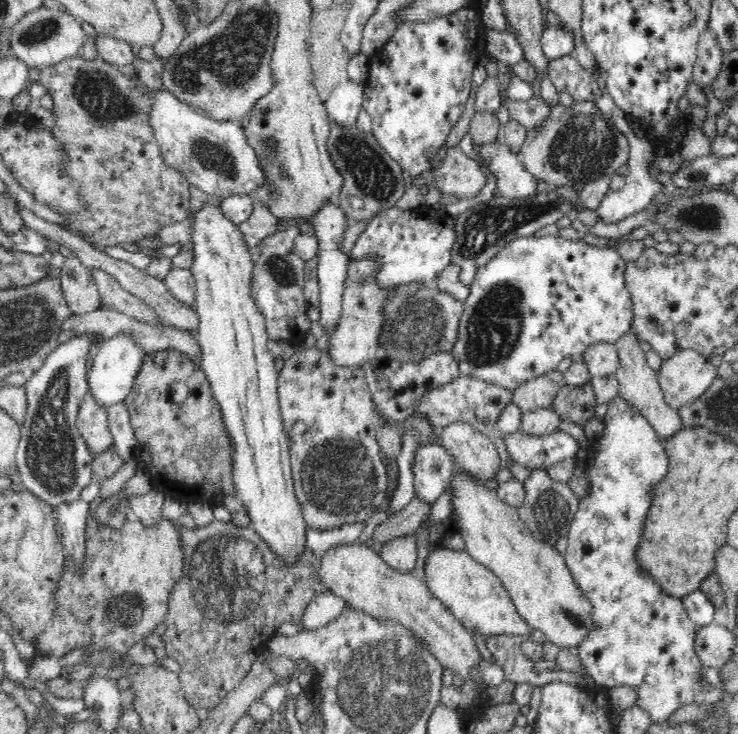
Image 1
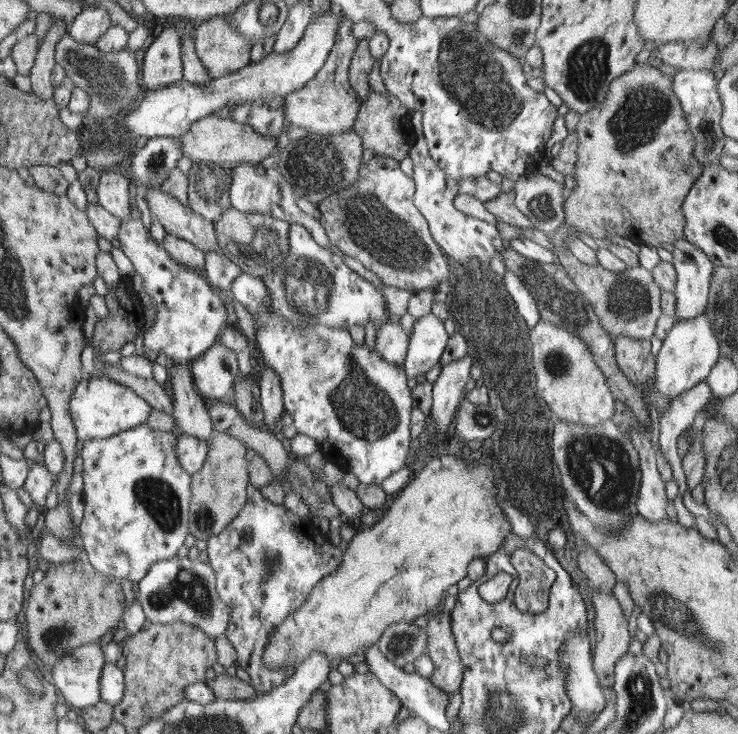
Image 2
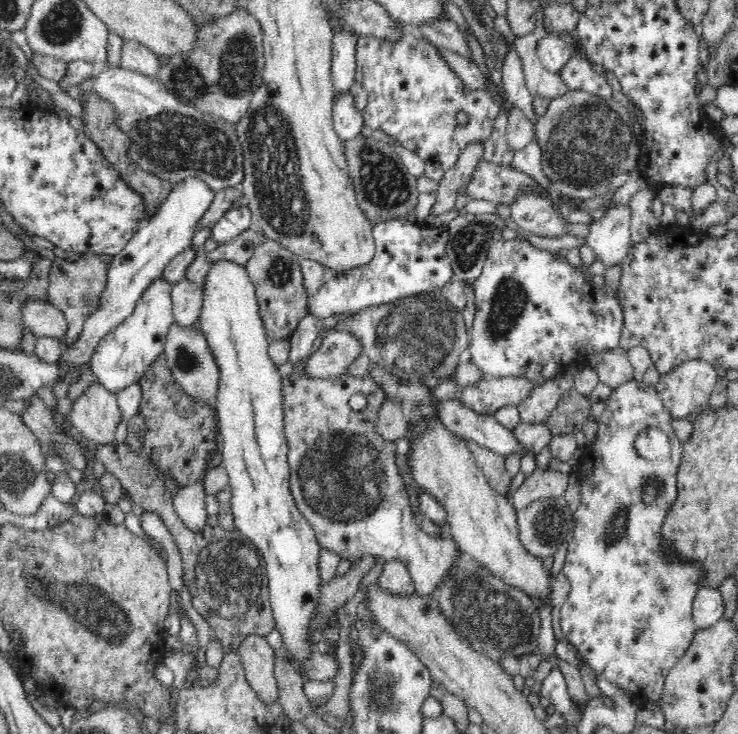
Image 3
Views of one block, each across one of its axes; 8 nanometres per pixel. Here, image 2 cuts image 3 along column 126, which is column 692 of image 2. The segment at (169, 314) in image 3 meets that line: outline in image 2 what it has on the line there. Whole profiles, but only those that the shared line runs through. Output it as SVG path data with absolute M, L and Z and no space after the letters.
M706 313L690 320L676 321L655 358L654 387L665 397L674 398L706 380L722 356L720 345Z

